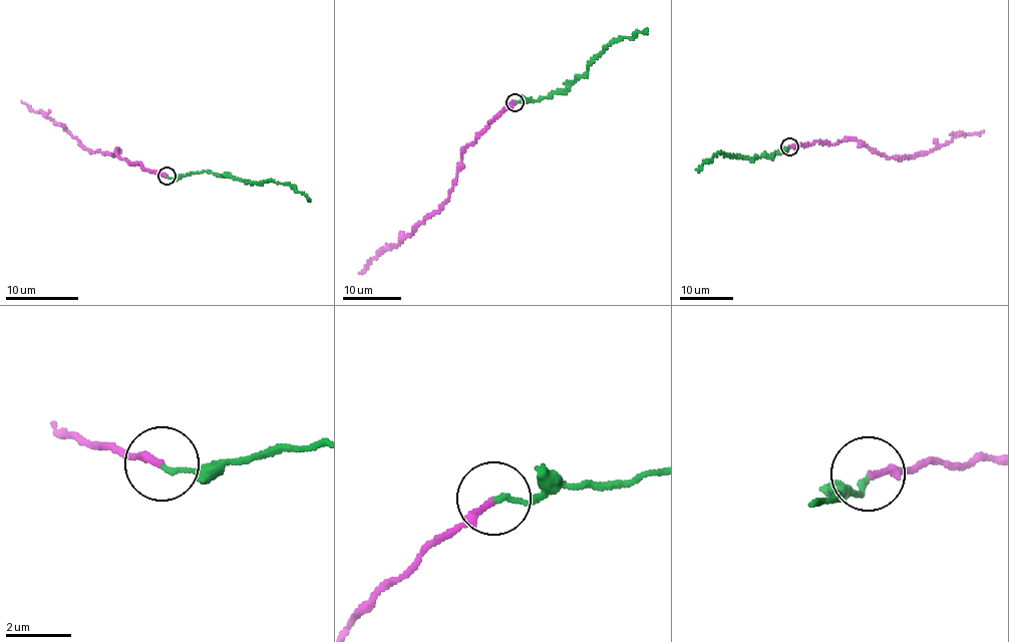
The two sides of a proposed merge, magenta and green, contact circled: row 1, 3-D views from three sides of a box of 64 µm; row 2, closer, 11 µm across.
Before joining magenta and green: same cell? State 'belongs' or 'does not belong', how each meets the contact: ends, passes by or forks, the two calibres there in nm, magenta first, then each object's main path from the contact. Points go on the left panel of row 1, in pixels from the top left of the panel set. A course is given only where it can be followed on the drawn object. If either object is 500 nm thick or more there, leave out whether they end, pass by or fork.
belongs | magenta ends | green ends | 200/130 nm | magenta via (166, 176), (139, 162), (129, 165), (114, 152), (116, 147), (113, 155), (90, 151), (21, 100) | green via (166, 176), (176, 178), (202, 172), (257, 185), (272, 181), (304, 192), (307, 200)

